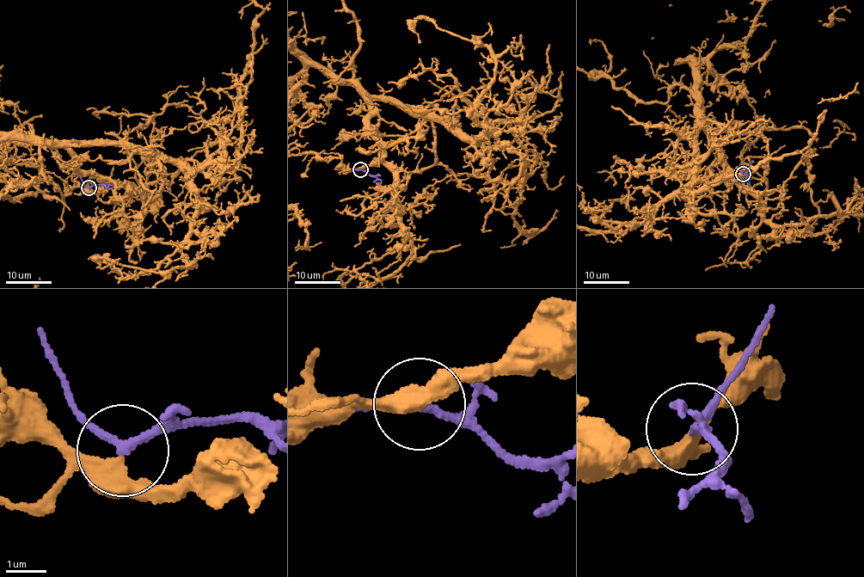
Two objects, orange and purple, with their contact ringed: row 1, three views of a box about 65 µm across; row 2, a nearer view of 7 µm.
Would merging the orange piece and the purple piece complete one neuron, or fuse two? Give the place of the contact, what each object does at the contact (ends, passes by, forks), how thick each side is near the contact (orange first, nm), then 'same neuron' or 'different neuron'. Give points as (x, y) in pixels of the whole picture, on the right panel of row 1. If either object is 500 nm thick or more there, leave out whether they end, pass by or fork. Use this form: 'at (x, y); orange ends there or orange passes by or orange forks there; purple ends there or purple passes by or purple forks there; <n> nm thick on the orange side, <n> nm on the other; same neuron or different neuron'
at (743, 174); orange passes by; purple passes by; 360 nm thick on the orange side, 180 nm on the other; same neuron

